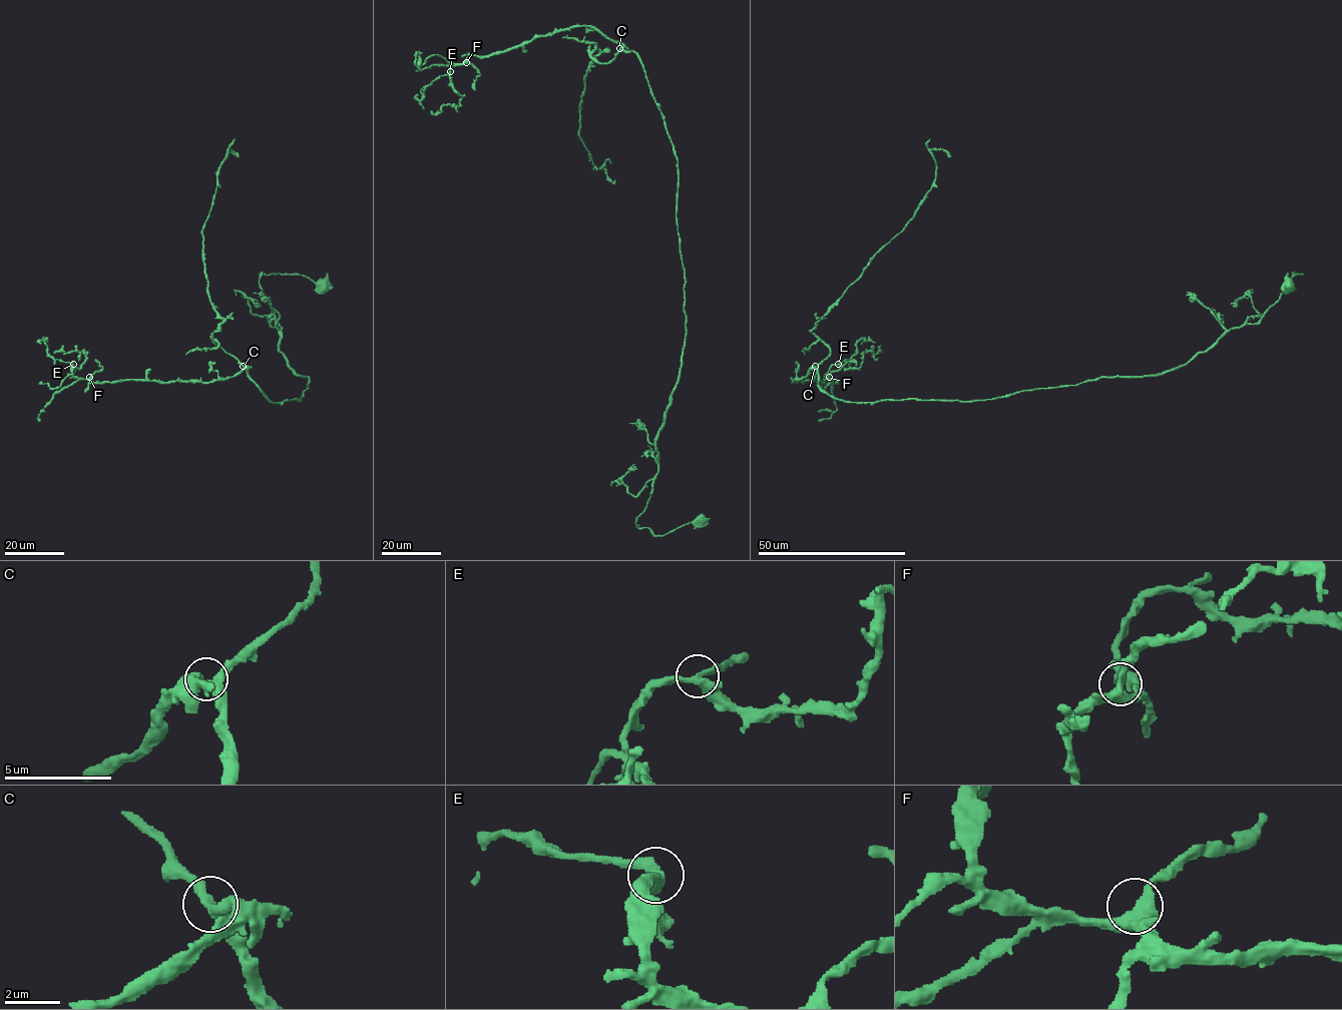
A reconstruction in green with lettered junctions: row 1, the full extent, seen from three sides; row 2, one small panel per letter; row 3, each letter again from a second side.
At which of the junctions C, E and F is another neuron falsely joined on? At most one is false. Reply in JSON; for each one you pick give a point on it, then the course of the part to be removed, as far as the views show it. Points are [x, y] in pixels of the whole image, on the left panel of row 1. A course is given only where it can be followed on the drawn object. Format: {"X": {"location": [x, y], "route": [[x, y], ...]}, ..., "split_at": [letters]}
{"split_at": []}

